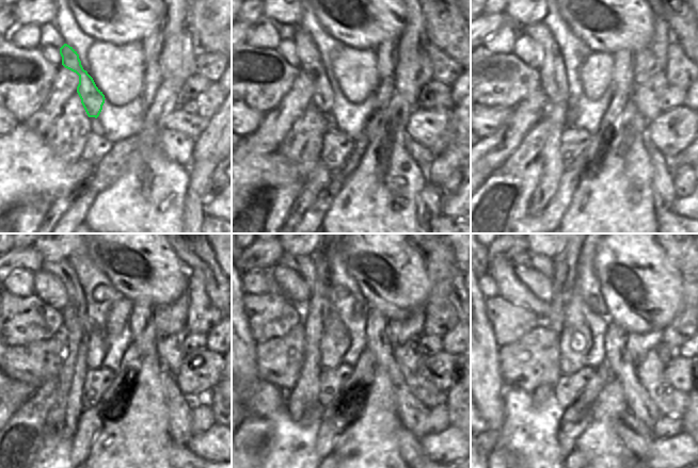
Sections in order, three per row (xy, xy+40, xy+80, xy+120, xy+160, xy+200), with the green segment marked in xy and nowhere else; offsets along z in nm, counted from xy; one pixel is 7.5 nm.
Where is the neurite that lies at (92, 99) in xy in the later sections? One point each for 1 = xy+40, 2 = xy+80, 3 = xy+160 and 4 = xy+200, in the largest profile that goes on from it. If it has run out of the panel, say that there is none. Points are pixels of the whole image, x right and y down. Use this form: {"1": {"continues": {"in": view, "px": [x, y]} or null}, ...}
{"1": {"continues": {"in": "xy+40", "px": [312, 64]}}, "2": {"continues": {"in": "xy+80", "px": [552, 69]}}, "3": {"continues": {"in": "xy+160", "px": [320, 299]}}, "4": {"continues": {"in": "xy+200", "px": [544, 264]}}}

